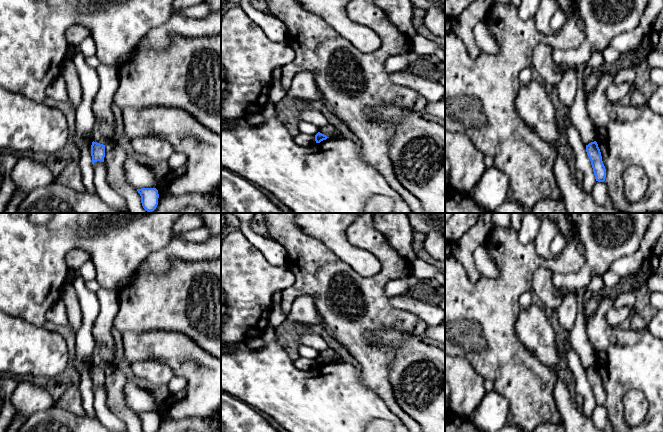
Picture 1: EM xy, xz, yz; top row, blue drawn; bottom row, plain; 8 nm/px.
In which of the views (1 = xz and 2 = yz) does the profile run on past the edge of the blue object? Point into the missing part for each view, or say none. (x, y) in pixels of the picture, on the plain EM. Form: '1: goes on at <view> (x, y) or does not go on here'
1: does not go on here
2: does not go on here

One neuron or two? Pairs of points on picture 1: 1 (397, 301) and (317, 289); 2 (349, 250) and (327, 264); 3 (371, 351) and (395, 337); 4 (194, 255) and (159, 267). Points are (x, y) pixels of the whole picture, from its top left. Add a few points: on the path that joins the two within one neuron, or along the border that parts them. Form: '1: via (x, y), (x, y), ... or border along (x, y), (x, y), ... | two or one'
1: border along (389, 297), (389, 302), (393, 306), (410, 312) | two
2: border along (321, 240), (334, 254), (356, 271) | two
3: border along (382, 327), (371, 334), (394, 348), (388, 367) | two
4: via (185, 254), (169, 254), (165, 258) | one

